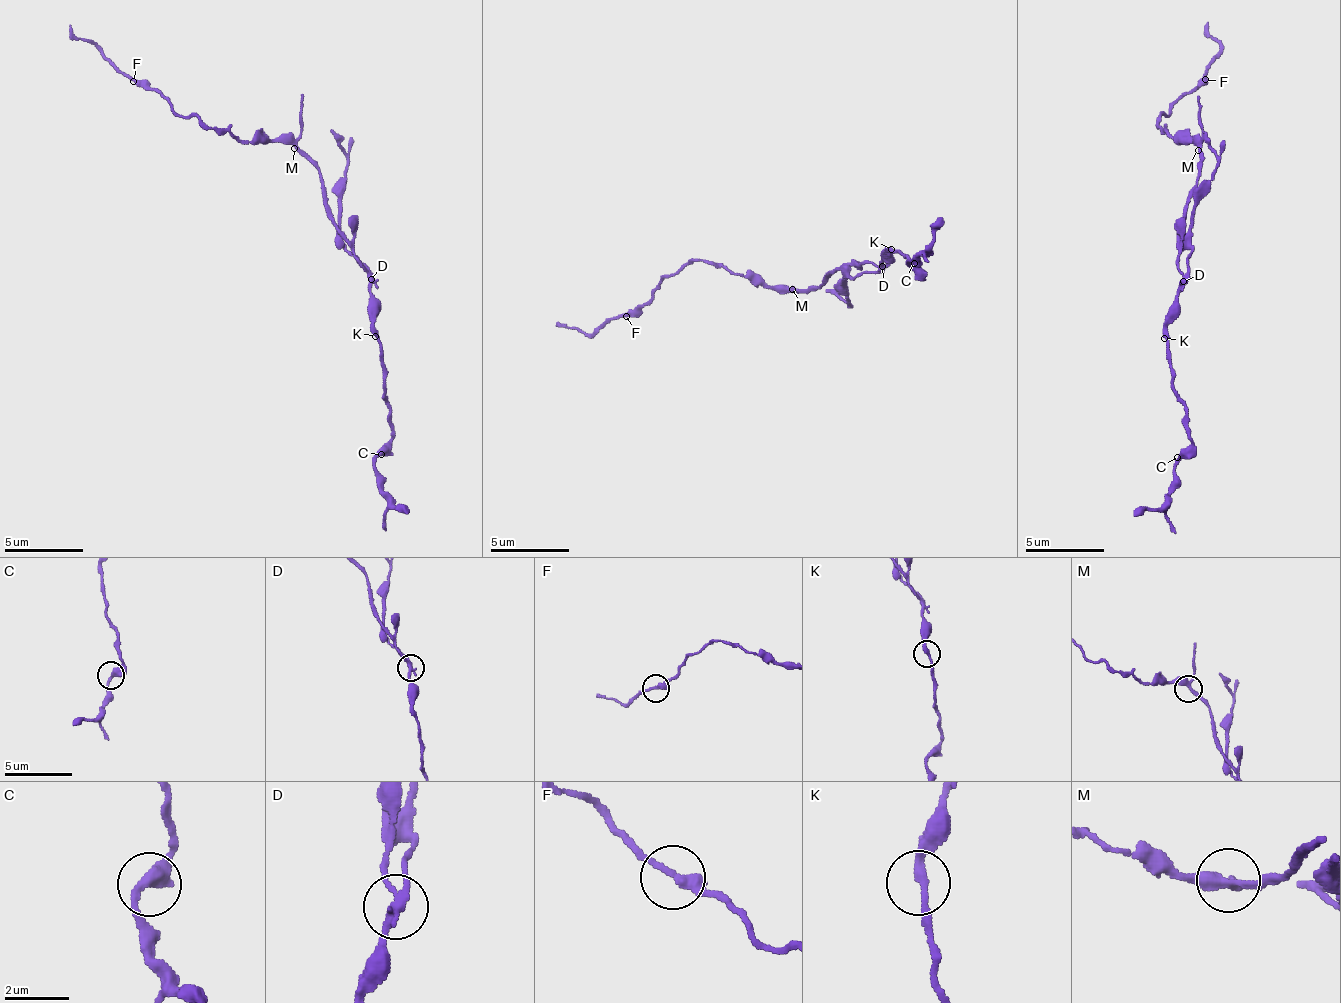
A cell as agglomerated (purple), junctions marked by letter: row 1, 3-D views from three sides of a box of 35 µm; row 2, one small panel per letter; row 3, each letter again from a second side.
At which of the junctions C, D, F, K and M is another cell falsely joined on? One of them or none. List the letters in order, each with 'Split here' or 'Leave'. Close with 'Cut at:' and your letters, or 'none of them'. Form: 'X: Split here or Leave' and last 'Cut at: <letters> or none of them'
C: Leave
D: Split here
F: Leave
K: Leave
M: Leave
Cut at: D

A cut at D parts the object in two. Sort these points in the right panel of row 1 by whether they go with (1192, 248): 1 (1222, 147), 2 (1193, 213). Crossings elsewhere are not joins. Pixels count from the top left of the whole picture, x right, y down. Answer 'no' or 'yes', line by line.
1: yes
2: yes

